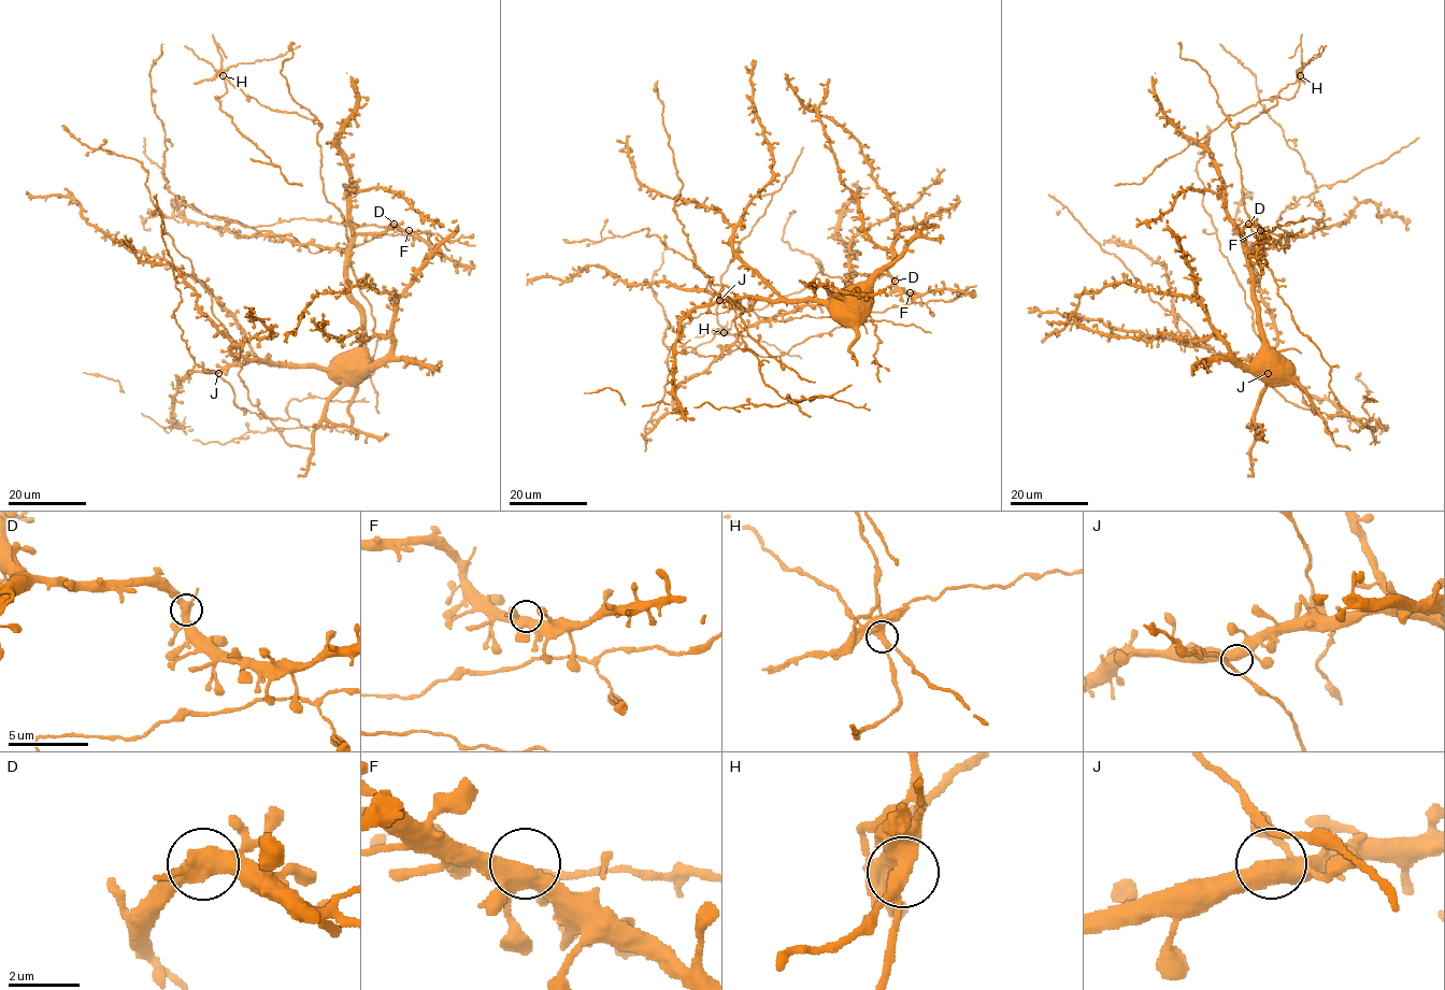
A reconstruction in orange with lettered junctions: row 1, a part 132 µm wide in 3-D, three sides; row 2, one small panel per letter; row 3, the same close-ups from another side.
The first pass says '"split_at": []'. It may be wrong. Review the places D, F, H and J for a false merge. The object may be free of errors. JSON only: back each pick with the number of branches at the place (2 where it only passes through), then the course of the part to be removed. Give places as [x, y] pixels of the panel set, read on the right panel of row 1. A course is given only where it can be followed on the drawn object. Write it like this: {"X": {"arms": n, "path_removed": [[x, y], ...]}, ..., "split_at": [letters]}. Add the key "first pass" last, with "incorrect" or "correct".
{"H": {"arms": 4}, "split_at": ["H"], "first pass": "incorrect"}

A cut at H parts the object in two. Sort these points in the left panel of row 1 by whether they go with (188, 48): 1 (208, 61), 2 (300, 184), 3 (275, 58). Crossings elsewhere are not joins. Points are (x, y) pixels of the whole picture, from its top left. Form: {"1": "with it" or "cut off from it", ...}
{"1": "with it", "2": "cut off from it", "3": "cut off from it"}

